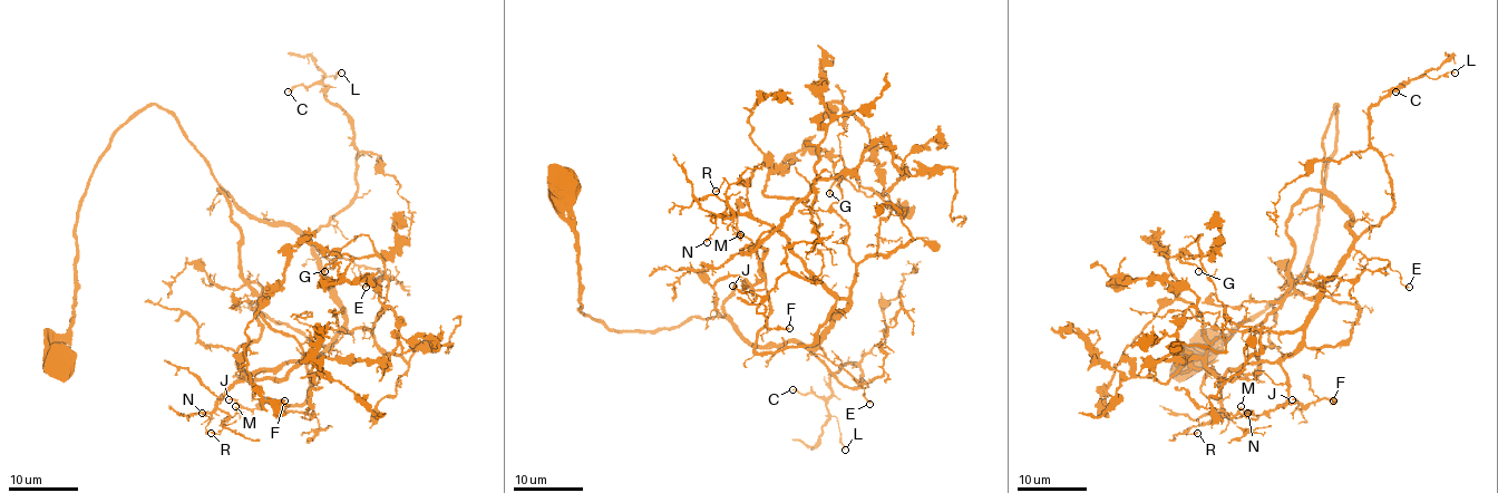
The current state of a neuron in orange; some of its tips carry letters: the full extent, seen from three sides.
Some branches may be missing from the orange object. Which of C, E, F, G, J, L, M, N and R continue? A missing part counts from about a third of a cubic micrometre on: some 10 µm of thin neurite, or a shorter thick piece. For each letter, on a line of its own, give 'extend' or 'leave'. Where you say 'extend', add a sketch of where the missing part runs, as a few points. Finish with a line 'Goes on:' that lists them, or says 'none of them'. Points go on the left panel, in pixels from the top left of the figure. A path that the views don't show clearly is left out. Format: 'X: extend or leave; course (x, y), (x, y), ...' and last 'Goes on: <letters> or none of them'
C: extend
E: leave
F: leave
G: leave
J: leave
L: leave
M: leave
N: leave
R: leave
Goes on: C

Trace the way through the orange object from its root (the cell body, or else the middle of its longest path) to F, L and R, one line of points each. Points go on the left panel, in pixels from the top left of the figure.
F: (60, 363), (79, 199), (109, 137), (158, 104), (332, 283), (341, 332), (300, 404), (259, 403), (284, 400)
L: (60, 363), (109, 137), (158, 104), (241, 208), (311, 235), (357, 190), (353, 122), (321, 81), (341, 73)
R: (60, 363), (79, 199), (158, 104), (225, 195), (259, 299), (237, 366), (266, 370), (211, 433)

